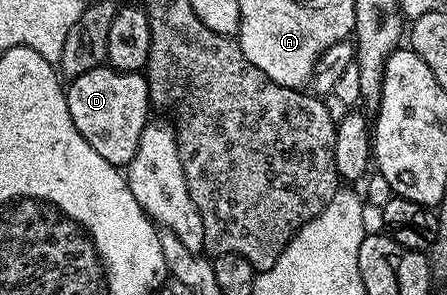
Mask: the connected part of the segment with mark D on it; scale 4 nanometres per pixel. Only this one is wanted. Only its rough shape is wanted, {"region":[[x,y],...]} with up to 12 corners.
{"region":[[109,64],[65,86],[92,151],[129,166],[151,116],[141,72]]}

